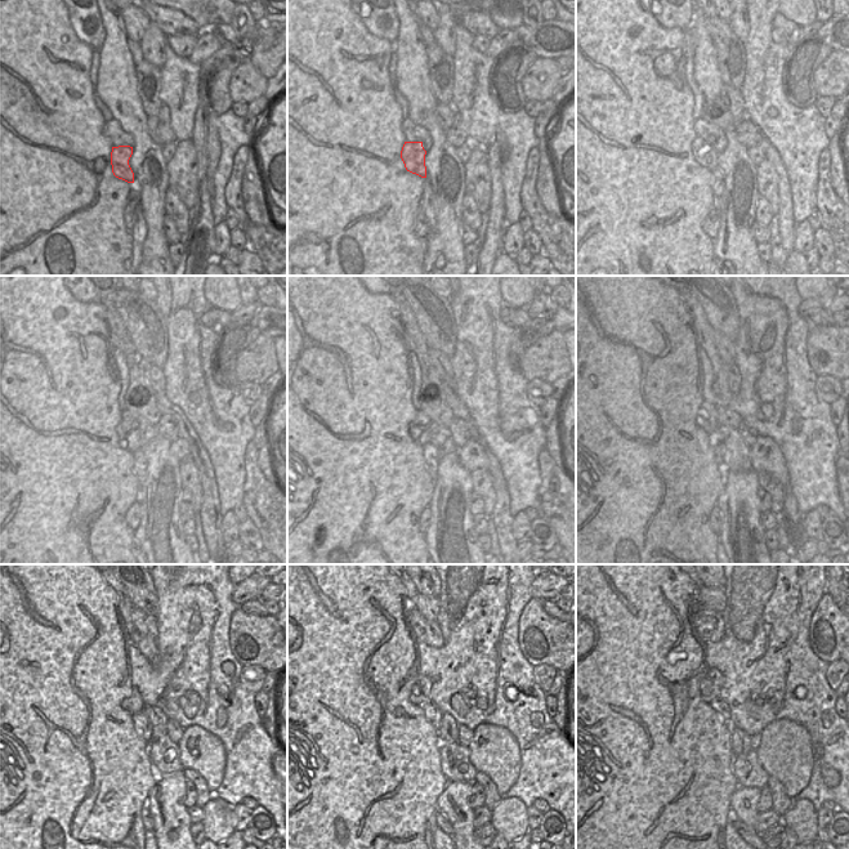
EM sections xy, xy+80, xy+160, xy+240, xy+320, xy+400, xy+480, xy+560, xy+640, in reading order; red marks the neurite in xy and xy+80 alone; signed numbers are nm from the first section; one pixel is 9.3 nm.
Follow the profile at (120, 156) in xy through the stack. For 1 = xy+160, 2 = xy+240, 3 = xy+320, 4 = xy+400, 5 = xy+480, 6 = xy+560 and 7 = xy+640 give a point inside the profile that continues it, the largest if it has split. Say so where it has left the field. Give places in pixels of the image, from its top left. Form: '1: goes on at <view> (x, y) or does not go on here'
1: goes on at xy+160 (704, 151)
2: goes on at xy+240 (128, 433)
3: goes on at xy+320 (418, 428)
4: goes on at xy+400 (706, 419)
5: goes on at xy+480 (134, 704)
6: goes on at xy+560 (420, 692)
7: goes on at xy+640 (710, 686)

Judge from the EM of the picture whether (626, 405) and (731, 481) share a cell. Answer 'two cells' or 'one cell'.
two cells

